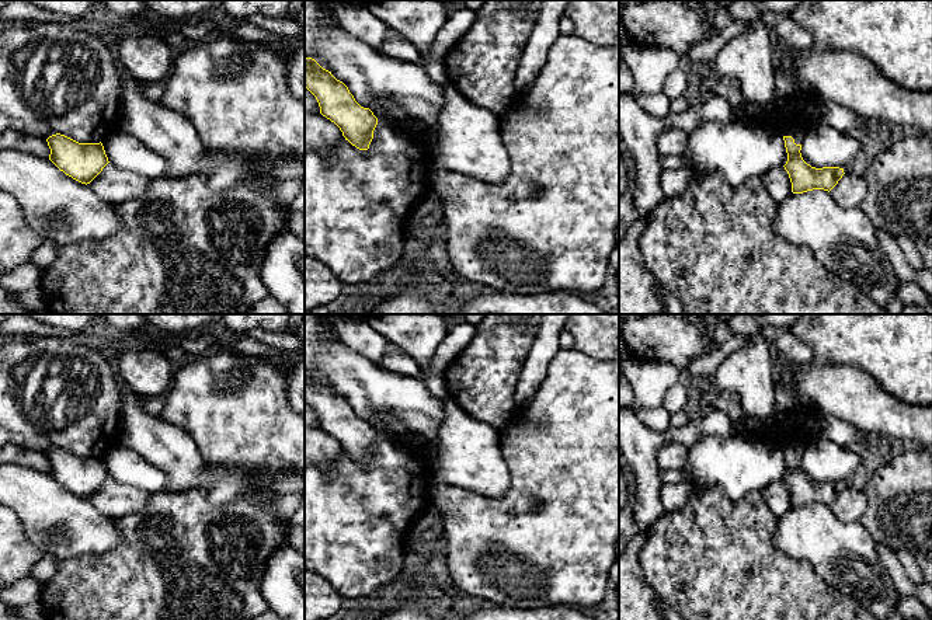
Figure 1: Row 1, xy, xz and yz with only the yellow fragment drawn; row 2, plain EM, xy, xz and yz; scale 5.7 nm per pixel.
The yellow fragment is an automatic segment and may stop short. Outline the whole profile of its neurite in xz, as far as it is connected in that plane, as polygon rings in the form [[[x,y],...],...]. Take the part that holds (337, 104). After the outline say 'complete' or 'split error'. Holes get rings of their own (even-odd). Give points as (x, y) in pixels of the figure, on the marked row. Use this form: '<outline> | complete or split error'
[[[305,58],[305,87],[316,97],[320,114],[340,128],[345,140],[359,150],[369,149],[378,118],[369,108],[364,108],[355,101],[354,95],[342,81],[337,80],[331,72],[323,69],[312,58]]] | complete

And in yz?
[[[799,128],[783,132],[787,153],[787,161],[783,167],[789,174],[792,192],[803,194],[813,189],[824,189],[830,192],[845,174],[844,168],[816,168],[807,164],[800,153],[804,135],[806,130]]] | split error

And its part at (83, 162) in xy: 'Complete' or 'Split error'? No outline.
Complete

